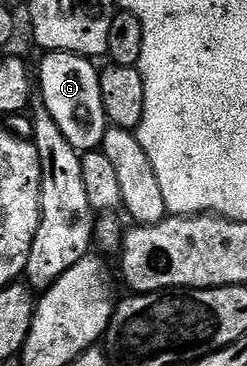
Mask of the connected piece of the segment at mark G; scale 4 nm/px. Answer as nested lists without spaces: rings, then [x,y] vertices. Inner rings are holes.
[[[50,52],[43,57],[45,60],[38,68],[38,92],[42,95],[42,103],[50,110],[50,118],[58,122],[58,130],[66,134],[66,142],[74,146],[77,152],[97,151],[104,143],[104,136],[110,127],[106,118],[106,110],[102,106],[102,86],[100,85],[100,68],[89,57],[76,56],[73,52]]]

